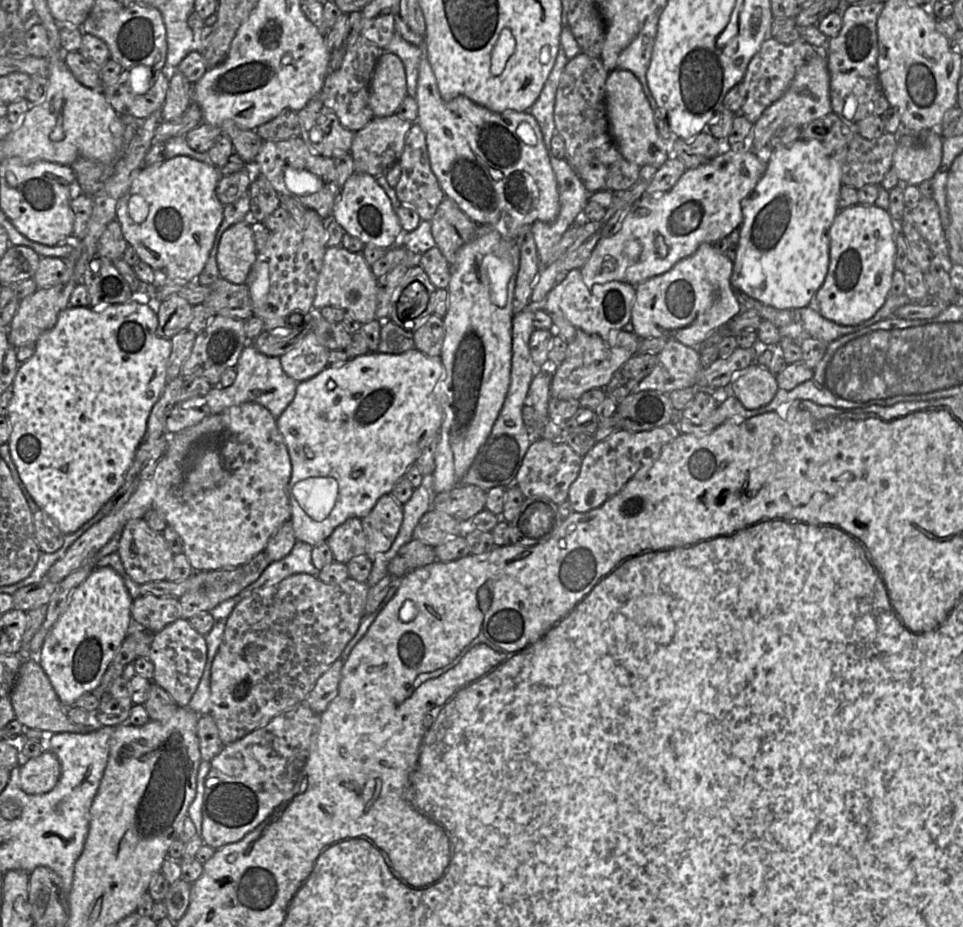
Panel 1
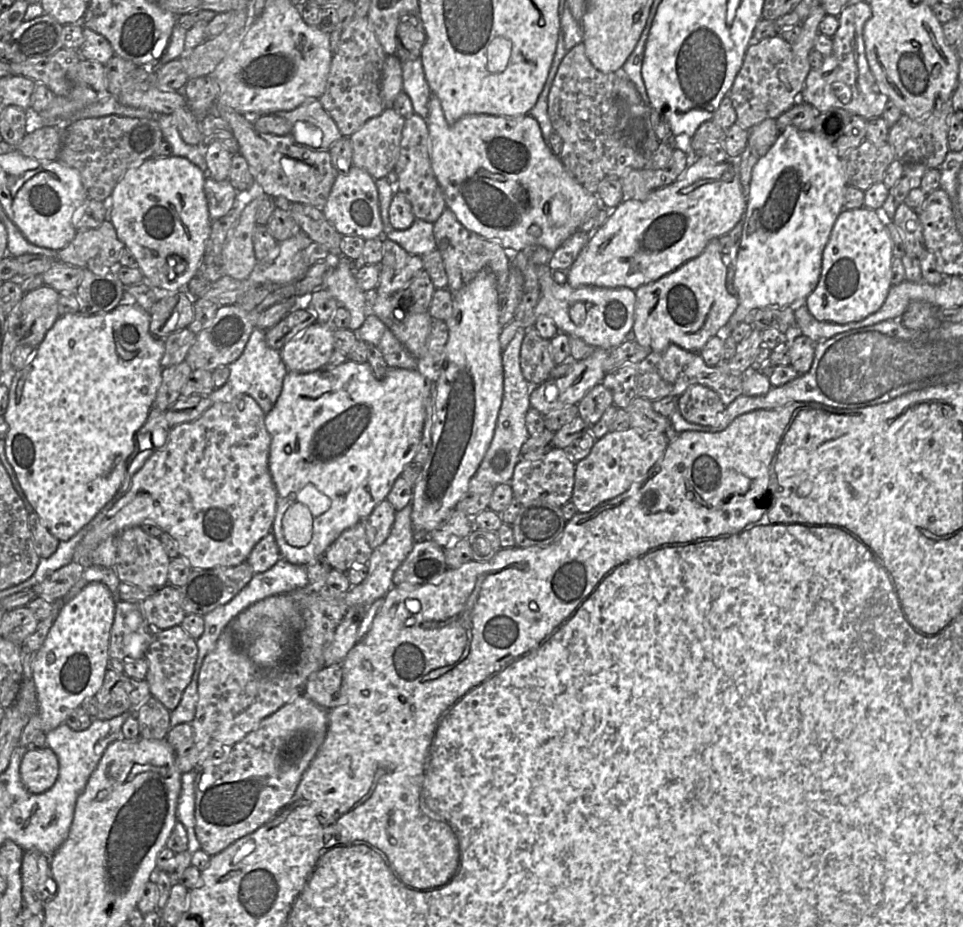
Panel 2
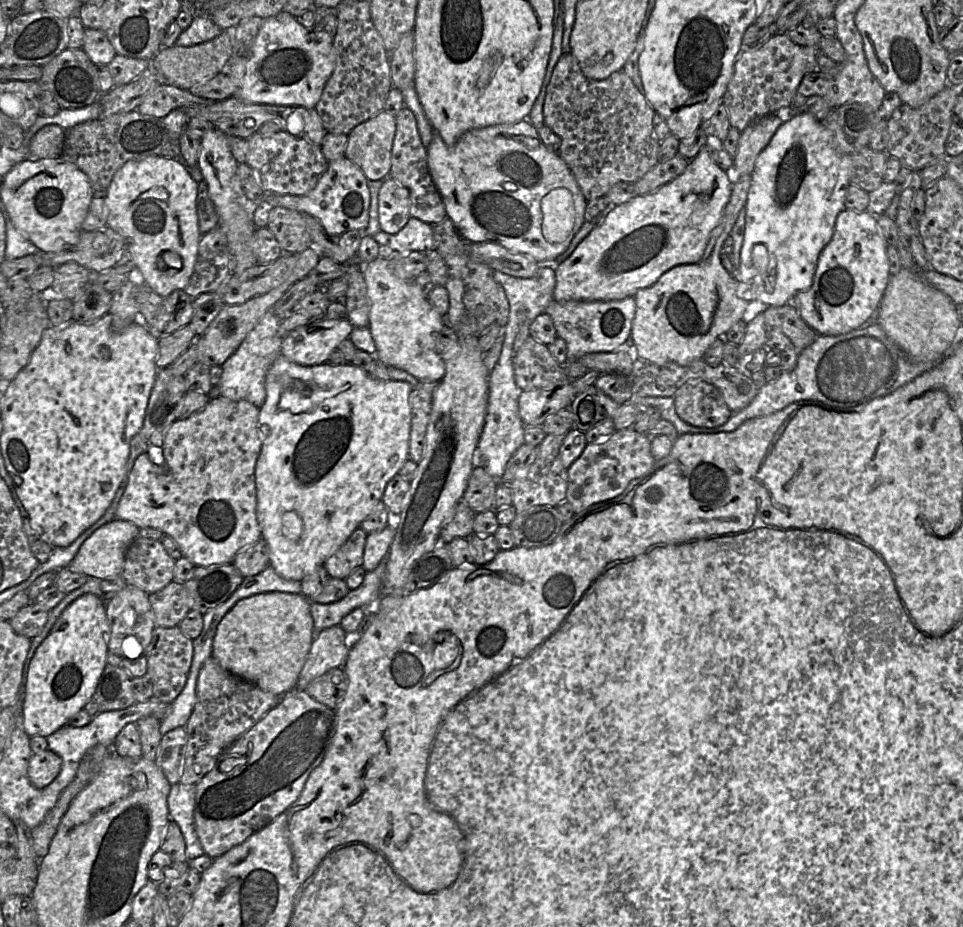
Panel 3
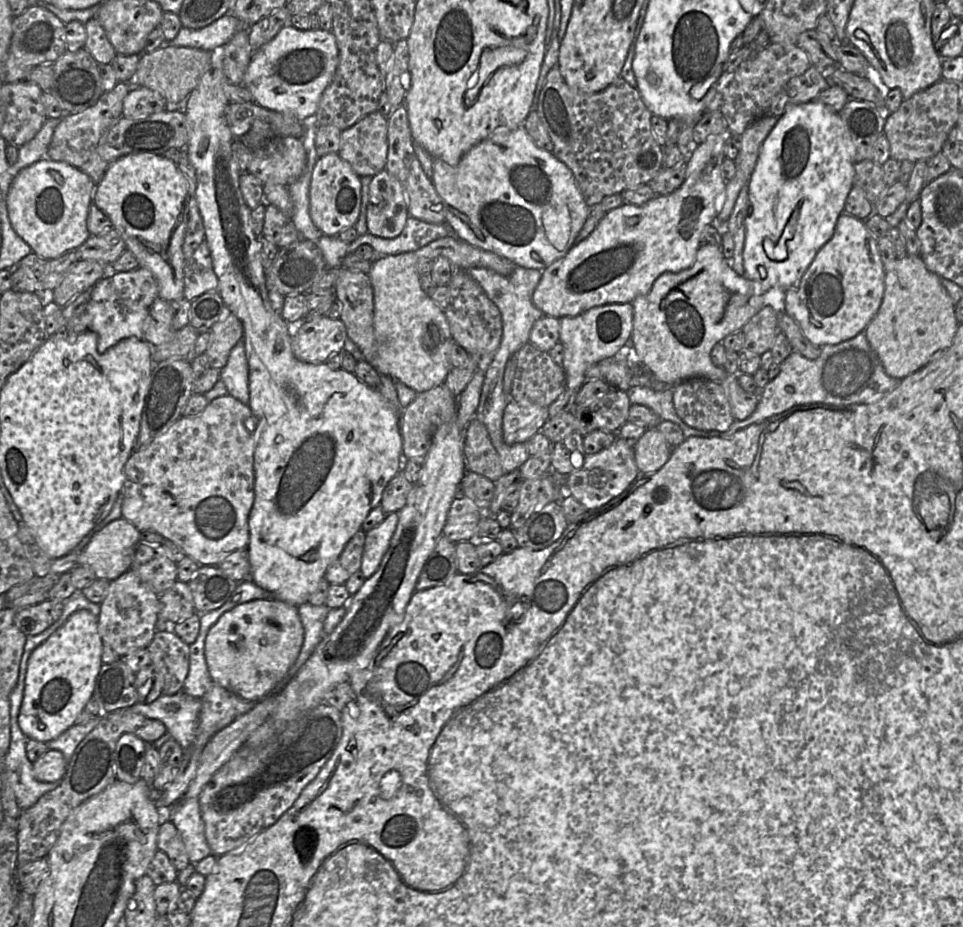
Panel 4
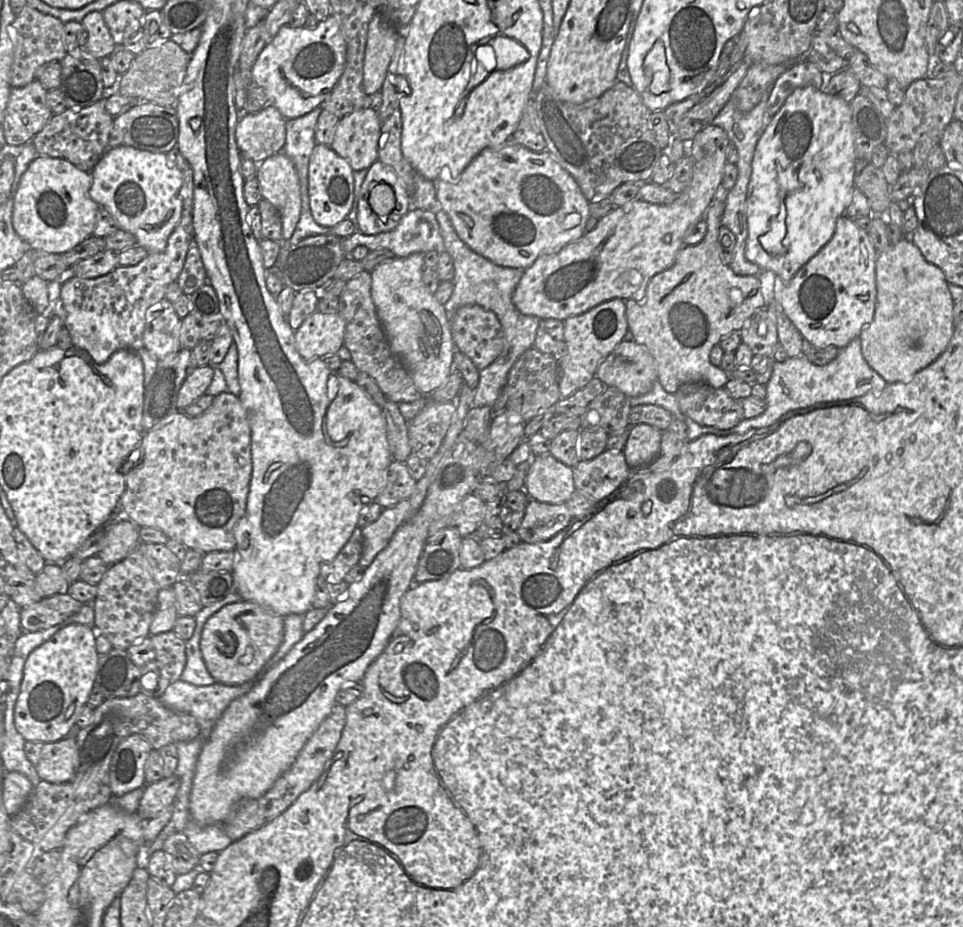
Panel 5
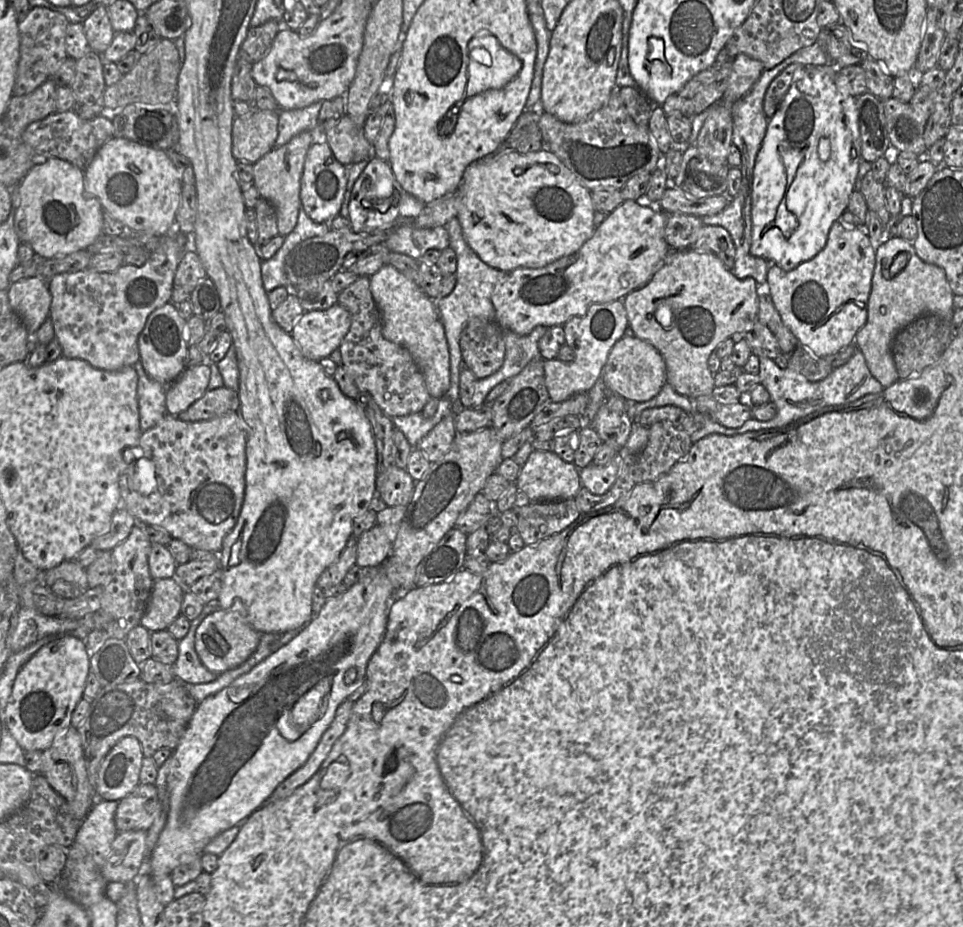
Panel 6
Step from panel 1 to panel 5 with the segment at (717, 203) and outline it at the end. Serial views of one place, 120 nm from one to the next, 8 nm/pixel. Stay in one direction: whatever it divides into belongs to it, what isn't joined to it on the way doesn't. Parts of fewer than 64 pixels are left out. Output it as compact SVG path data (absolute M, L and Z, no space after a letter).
M705 124L688 144L688 153L694 161L693 178L689 187L679 194L675 201L668 205L659 205L634 199L623 206L614 207L581 239L569 243L556 254L539 257L523 271L514 290L512 302L516 309L523 315L535 316L540 320L554 319L564 322L570 316L580 315L614 298L642 301L649 280L674 264L677 253L683 247L687 229L700 219L705 219L709 206L722 193L721 182L728 162L729 145L731 142L725 130L713 124Z

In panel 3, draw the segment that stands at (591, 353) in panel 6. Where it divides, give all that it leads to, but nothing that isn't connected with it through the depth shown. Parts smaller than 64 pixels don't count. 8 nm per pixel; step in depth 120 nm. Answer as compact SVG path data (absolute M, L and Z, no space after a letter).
M634 297L612 301L552 301L547 313L553 322L557 337L567 345L567 361L579 360L584 354L612 352L624 347L631 336L632 322L635 317Z

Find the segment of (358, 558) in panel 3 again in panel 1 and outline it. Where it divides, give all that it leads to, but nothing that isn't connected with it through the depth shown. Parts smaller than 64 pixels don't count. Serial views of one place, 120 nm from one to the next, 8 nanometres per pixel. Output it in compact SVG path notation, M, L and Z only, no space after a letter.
M349 518L339 525L326 540L334 561L347 564L358 556L367 554L367 539L361 519Z

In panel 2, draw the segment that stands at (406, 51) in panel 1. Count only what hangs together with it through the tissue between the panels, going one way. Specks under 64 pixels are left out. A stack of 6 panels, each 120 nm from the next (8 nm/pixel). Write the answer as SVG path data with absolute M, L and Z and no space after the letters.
M420 56L412 61L402 63L403 92L405 92L412 103L414 112L426 119L428 116L428 103L431 90L425 78Z

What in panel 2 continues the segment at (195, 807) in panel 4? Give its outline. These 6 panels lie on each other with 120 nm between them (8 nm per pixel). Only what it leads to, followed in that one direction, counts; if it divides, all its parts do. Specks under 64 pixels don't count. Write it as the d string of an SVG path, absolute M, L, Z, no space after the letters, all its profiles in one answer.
M191 770L181 776L181 792L179 795L176 818L187 831L188 849L191 854L201 849L195 834L195 780L197 773Z

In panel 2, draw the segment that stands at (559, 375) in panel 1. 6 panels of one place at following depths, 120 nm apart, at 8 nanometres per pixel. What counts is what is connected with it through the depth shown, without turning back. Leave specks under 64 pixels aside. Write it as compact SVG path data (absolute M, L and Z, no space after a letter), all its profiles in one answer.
M596 348L589 357L579 361L572 361L571 368L566 375L557 379L549 379L539 386L532 386L530 406L545 416L553 410L577 405L592 388L602 383L606 375L604 362L609 353L610 350Z

